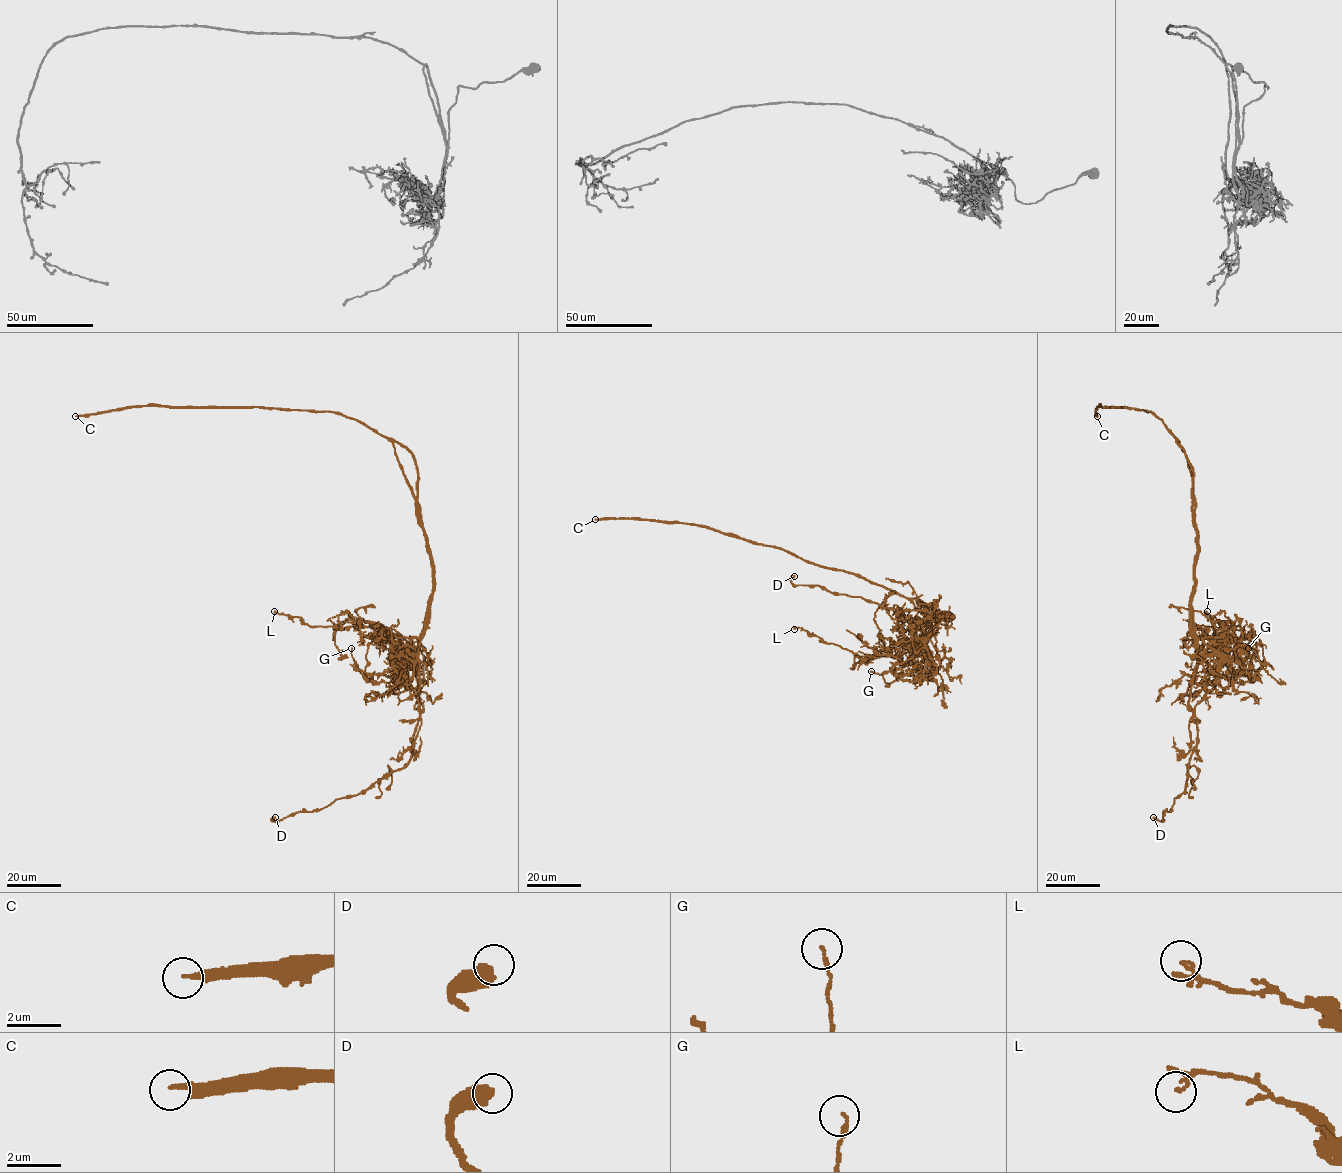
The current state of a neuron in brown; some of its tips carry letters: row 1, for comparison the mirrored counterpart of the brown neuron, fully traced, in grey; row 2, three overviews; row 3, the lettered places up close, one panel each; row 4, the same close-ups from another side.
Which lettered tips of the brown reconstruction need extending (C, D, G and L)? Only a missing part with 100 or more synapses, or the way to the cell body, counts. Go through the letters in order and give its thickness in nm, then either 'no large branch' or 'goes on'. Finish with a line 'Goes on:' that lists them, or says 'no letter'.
C: 180 nm thick; goes on
D: 550 nm thick; no large branch
G: 130 nm thick; no large branch
L: 90 nm thick; no large branch
Goes on: C

